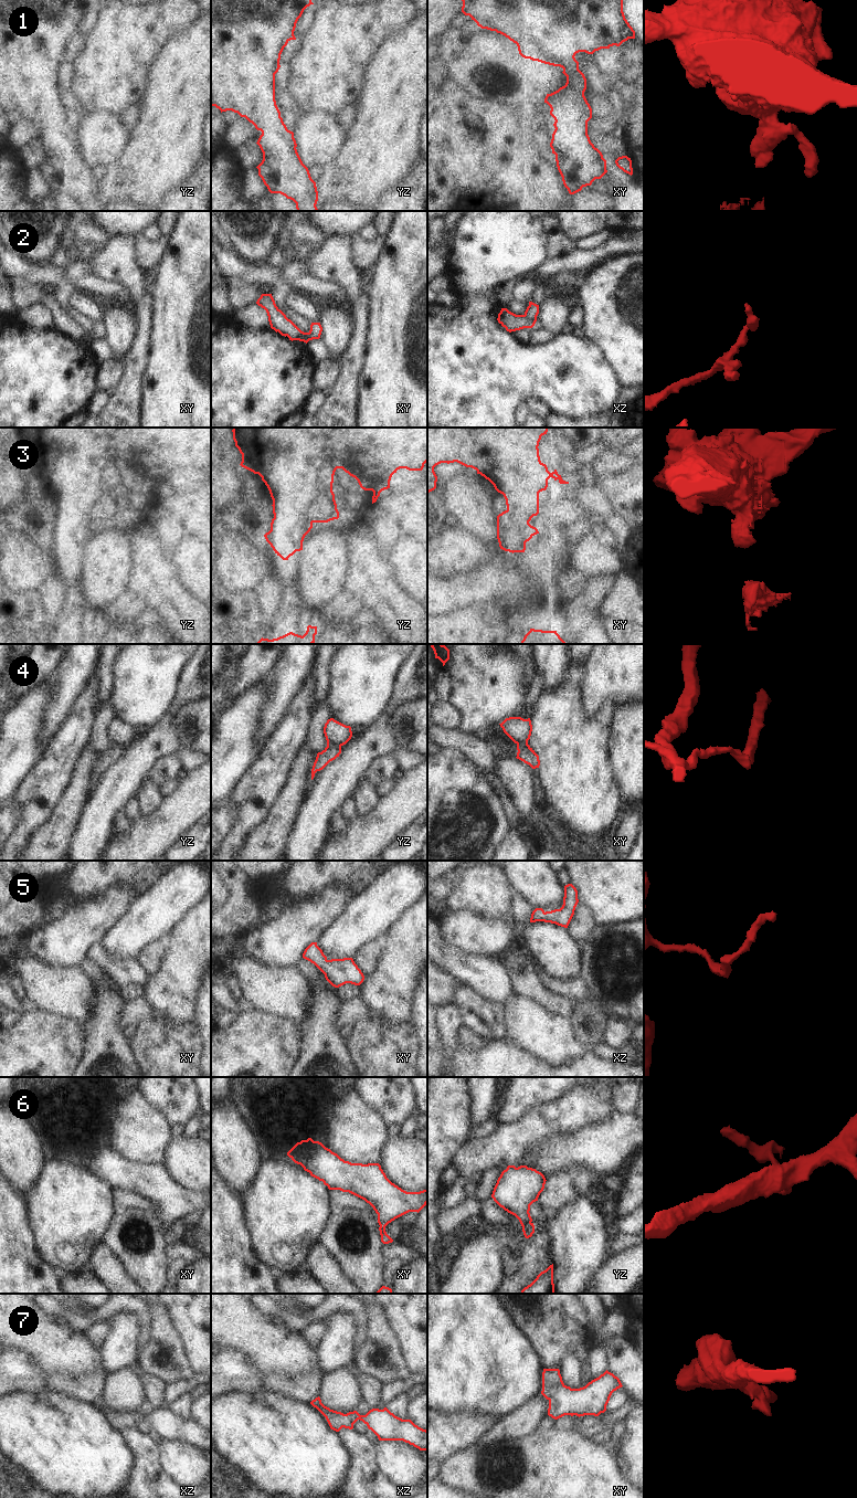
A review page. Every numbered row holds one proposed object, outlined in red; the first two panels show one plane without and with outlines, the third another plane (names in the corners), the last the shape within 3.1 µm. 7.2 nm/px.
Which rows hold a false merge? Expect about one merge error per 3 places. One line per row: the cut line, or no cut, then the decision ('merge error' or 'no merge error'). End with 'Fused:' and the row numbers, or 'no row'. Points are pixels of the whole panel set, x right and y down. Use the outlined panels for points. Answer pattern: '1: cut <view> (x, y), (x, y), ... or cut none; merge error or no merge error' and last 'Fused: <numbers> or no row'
1: cut none; no merge error
2: cut xz (524, 315), (533, 324); merge error
3: cut none; no merge error
4: cut yz (327, 742), (340, 746); merge error
5: cut none; no merge error
6: cut none; no merge error
7: cut none; no merge error
Fused: 2, 4

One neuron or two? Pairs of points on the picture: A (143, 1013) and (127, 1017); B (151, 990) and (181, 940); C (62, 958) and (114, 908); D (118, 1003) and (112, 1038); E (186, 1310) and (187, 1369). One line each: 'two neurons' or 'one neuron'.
A: one neuron
B: one neuron
C: one neuron
D: one neuron
E: two neurons

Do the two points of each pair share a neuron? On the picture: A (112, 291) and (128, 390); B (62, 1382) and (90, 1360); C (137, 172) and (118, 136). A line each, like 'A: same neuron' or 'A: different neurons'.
A: different neurons
B: different neurons
C: different neurons

